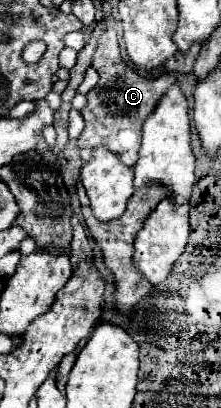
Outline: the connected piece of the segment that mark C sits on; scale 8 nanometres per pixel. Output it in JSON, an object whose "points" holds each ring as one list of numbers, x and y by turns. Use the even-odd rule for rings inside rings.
{"points":[[113,18,105,20,105,30,99,38,97,50,93,54,91,66,99,72,99,82,87,94,87,104,81,108,81,116,85,118,85,130,77,140,79,148,93,148,93,146,107,146,115,152,121,162,133,166,137,162,137,152,141,146,141,126,145,118,153,112,165,90,175,82,175,74,161,74,157,78,147,78,135,72,121,56,117,44,117,30],[111,106,115,112,111,112]]}

